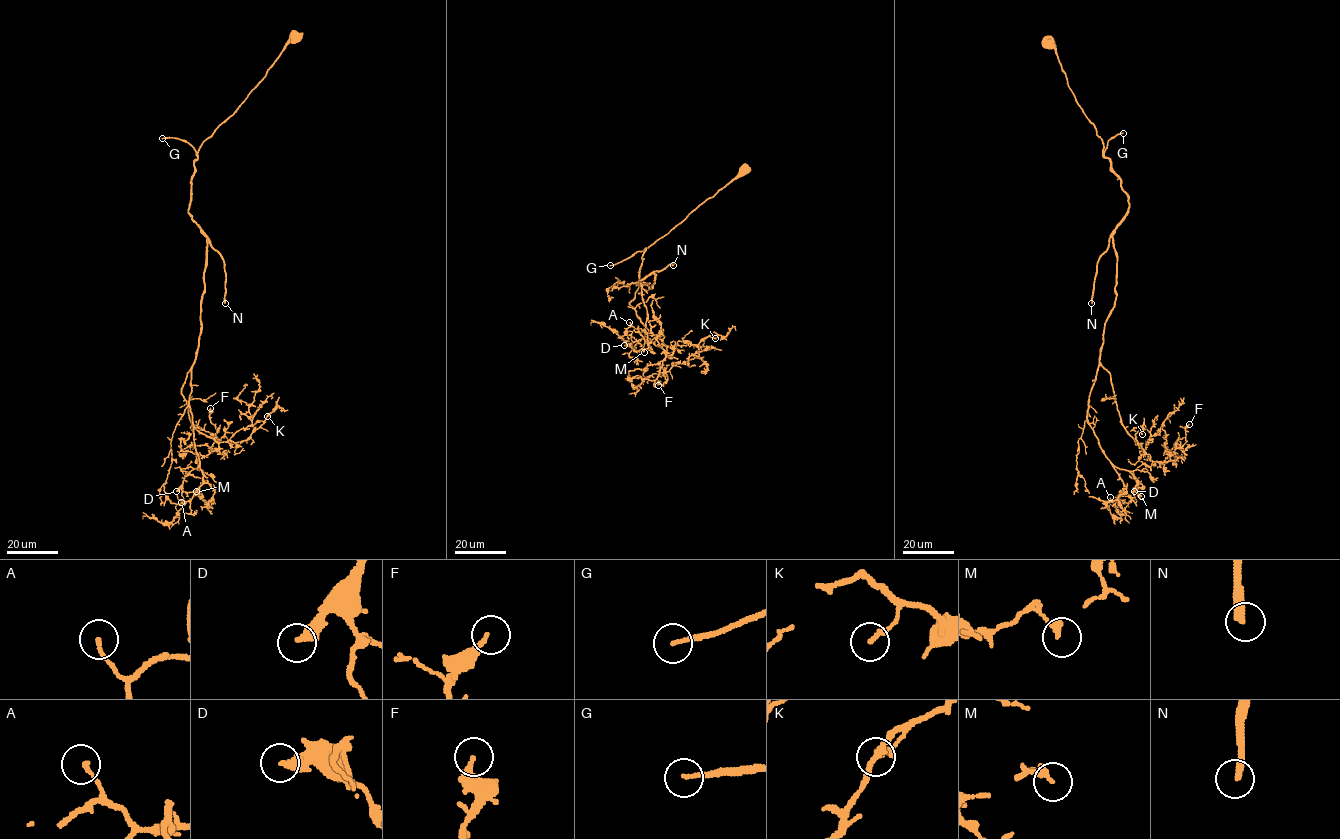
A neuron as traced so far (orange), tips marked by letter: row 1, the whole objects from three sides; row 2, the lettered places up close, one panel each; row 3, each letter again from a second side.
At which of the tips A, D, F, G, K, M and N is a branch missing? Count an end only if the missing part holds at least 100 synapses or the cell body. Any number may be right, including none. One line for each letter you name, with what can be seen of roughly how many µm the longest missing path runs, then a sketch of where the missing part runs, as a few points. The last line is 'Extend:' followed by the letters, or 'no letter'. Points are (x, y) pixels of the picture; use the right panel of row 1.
D: 45 µm | (1134, 491), (1145, 500), (1161, 489), (1164, 493), (1159, 497), (1162, 489), (1179, 481)
G: 150 µm | (1123, 133), (1137, 162), (1157, 173), (1161, 153), (1152, 175), (1111, 127), (1090, 138), (1097, 149)
N: 140 µm | (1091, 303), (1063, 390), (1051, 407), (1066, 440), (1089, 453), (1110, 435), (1112, 421), (1101, 382), (1109, 364)
Extend: D, G, N

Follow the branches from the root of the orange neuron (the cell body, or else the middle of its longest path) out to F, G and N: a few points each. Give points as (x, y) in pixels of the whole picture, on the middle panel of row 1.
F: (742, 172), (642, 255), (636, 284), (651, 273), (654, 284), (640, 285), (629, 304), (666, 348), (658, 385)
G: (742, 172), (648, 248), (610, 265)
N: (742, 172), (668, 233), (645, 248), (639, 282), (636, 284), (652, 273), (673, 265)

